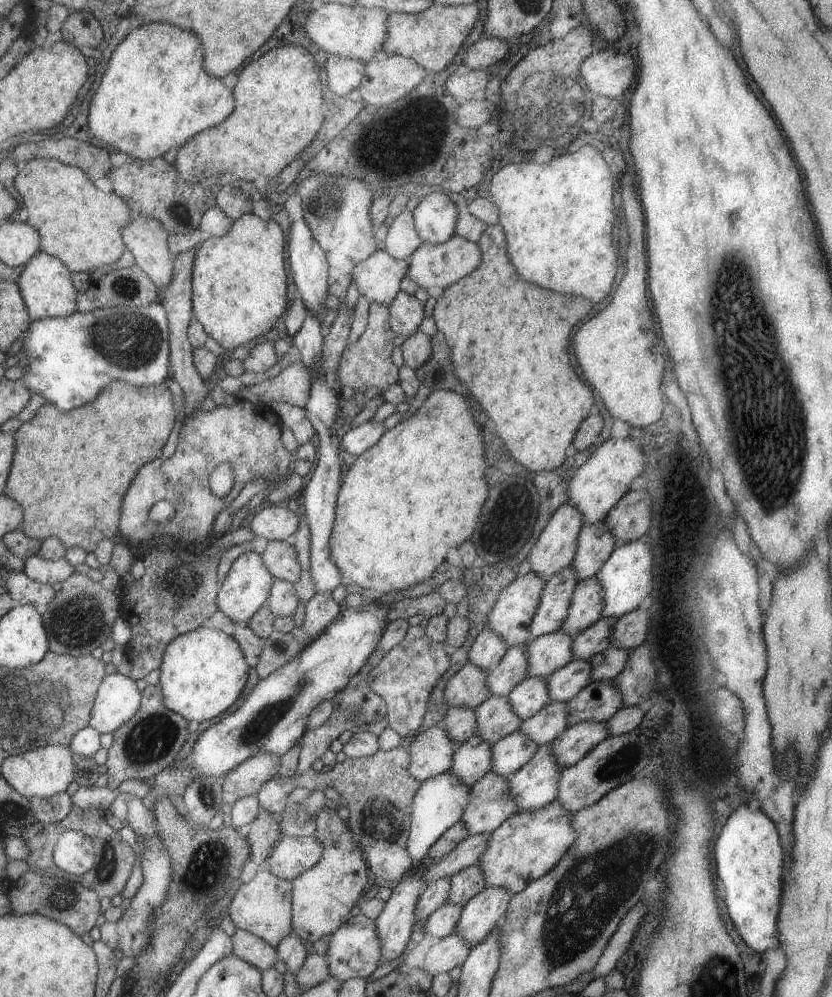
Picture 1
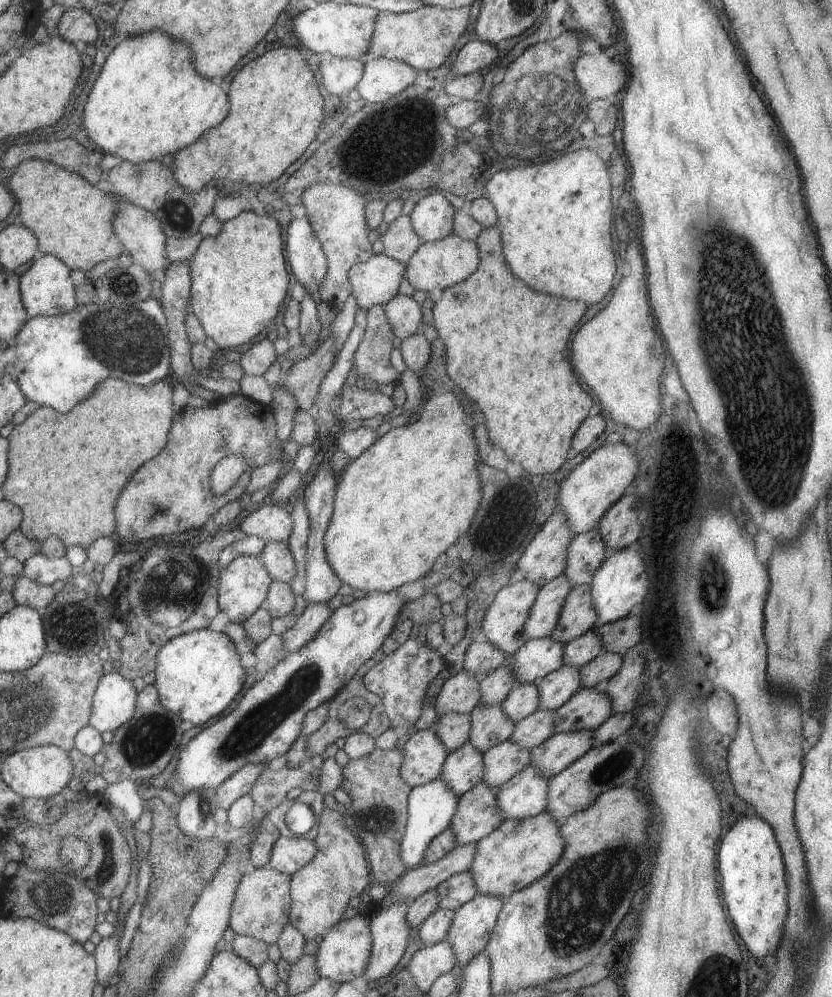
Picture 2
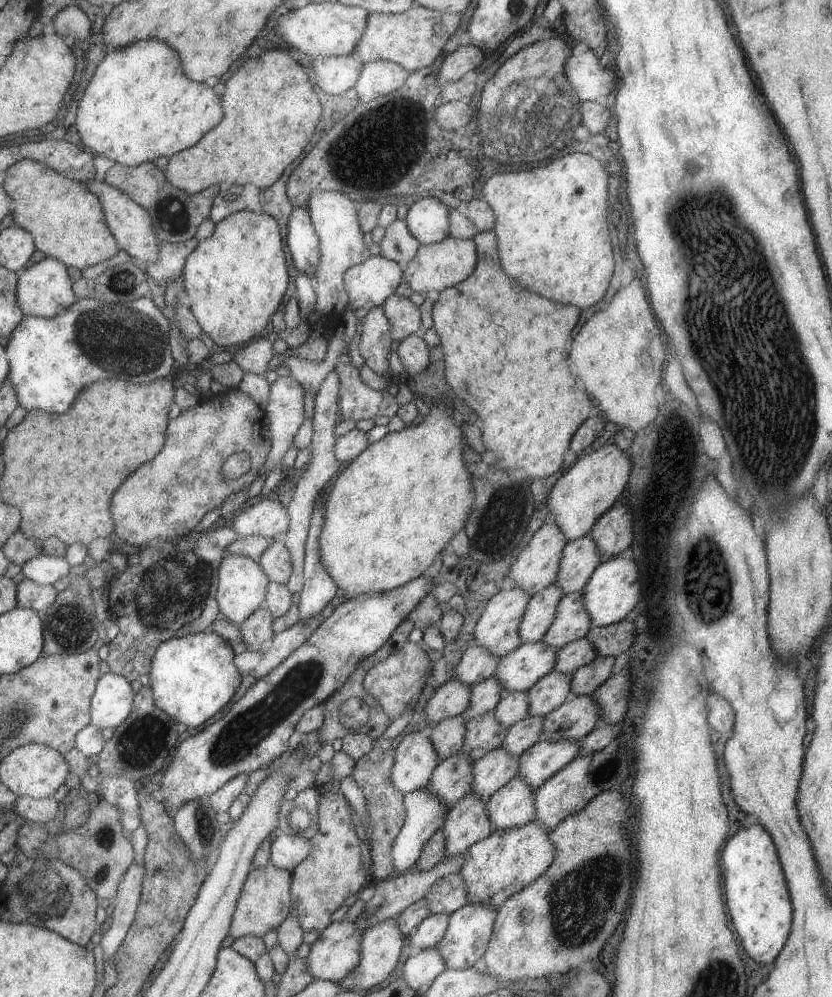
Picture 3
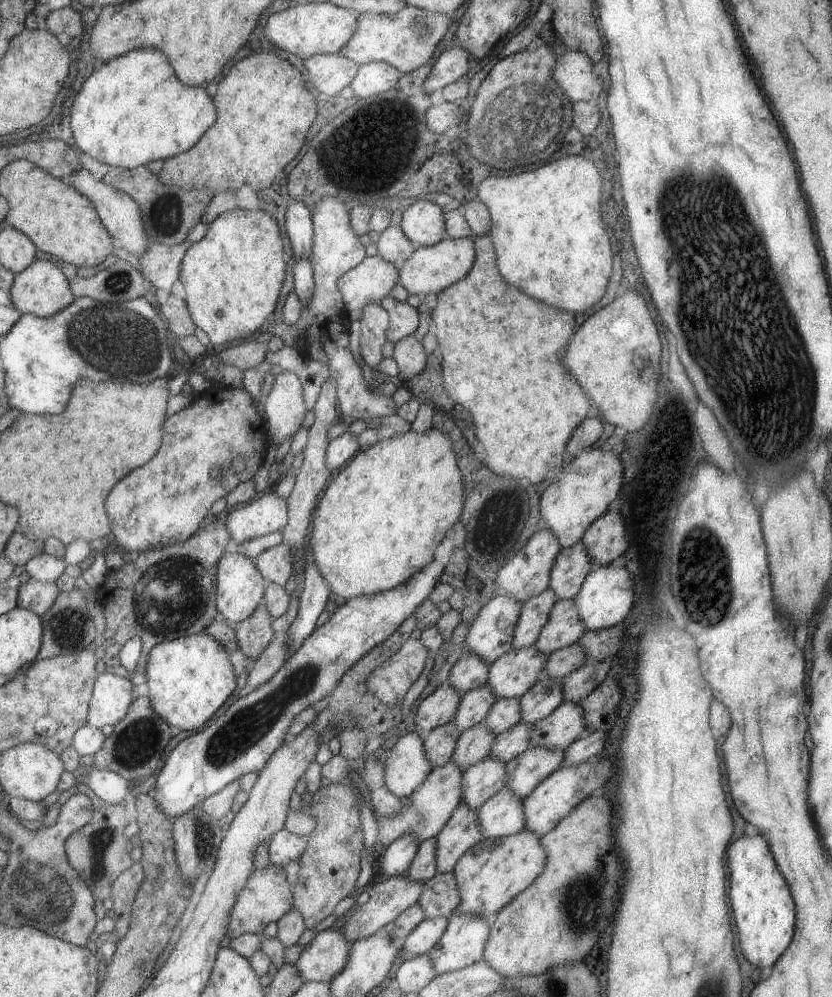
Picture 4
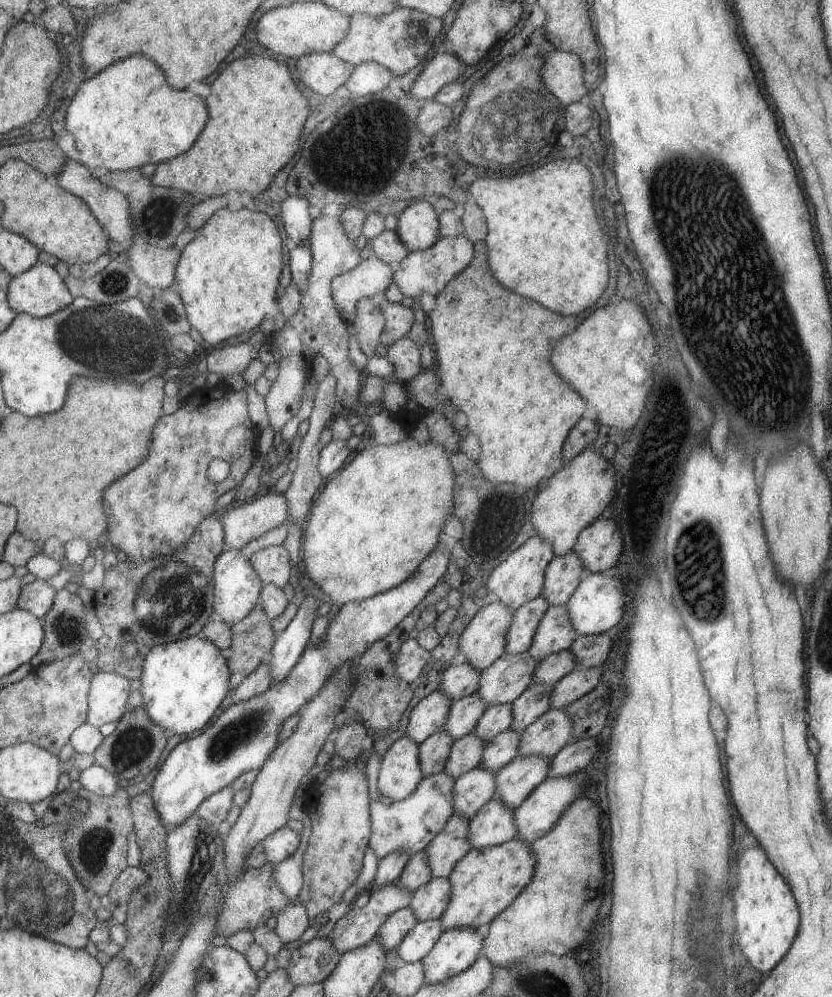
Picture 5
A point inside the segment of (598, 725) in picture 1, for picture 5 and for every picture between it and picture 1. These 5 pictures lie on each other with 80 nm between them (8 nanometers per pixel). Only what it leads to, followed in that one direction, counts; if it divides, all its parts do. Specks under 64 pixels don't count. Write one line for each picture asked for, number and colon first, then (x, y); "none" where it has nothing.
2: (556, 753)
3: (543, 759)
4: (524, 771)
5: (514, 781)

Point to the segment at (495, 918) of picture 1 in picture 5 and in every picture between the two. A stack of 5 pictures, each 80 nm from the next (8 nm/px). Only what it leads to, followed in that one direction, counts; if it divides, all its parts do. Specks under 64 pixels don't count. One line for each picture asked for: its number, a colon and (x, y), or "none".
2: (472, 923)
3: (463, 944)
4: (462, 943)
5: (455, 949)

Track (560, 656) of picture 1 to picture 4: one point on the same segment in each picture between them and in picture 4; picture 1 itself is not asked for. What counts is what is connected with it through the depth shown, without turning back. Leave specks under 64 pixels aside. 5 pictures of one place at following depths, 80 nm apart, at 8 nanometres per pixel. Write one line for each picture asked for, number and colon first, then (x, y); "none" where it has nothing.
2: (537, 657)
3: (517, 671)
4: (514, 672)

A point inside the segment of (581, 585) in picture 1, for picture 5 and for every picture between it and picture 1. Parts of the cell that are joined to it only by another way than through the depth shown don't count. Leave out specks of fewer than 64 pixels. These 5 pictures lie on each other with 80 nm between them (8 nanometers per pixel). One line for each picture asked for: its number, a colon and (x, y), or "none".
2: (577, 616)
3: (570, 622)
4: (564, 627)
5: (554, 632)

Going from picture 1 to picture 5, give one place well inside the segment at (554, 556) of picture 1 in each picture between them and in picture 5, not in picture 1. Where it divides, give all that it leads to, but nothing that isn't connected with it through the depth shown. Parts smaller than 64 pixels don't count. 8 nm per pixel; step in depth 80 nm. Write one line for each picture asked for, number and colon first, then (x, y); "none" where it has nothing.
2: (544, 558)
3: (535, 568)
4: (526, 573)
5: (519, 578)

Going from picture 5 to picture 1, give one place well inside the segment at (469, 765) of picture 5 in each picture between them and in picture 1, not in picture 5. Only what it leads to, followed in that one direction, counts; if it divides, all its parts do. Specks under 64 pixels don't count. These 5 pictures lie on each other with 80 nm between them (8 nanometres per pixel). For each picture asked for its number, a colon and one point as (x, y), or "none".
1: (494, 719)
2: (489, 726)
3: (482, 734)
4: (474, 743)

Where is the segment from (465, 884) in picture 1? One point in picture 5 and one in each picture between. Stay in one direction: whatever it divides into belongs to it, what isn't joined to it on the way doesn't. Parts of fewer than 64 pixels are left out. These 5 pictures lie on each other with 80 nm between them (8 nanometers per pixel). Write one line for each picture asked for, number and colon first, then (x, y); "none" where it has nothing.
2: (452, 893)
3: (447, 894)
4: (439, 897)
5: (428, 901)

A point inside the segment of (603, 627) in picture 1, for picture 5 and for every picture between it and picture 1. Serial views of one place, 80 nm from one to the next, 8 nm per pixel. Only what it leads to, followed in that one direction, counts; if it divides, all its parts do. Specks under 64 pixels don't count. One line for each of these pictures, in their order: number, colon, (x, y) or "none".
2: (581, 650)
3: (574, 655)
4: (560, 663)
5: (553, 667)

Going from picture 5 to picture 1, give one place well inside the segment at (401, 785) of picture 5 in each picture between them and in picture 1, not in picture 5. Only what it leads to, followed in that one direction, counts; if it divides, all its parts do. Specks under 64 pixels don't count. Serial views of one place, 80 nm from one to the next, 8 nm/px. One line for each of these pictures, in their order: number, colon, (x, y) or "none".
1: (430, 753)
2: (422, 755)
3: (414, 760)
4: (406, 768)

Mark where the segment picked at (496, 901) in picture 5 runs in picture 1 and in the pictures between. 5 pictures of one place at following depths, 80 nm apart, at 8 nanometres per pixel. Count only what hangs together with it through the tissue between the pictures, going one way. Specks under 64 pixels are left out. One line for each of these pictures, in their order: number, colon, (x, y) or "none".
1: (528, 844)
2: (517, 853)
3: (502, 864)
4: (488, 874)

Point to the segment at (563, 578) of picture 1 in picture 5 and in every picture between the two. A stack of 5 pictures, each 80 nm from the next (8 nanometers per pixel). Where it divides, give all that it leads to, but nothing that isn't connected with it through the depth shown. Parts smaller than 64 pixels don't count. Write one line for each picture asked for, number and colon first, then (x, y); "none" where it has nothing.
2: (543, 613)
3: (540, 610)
4: (533, 614)
5: (525, 618)

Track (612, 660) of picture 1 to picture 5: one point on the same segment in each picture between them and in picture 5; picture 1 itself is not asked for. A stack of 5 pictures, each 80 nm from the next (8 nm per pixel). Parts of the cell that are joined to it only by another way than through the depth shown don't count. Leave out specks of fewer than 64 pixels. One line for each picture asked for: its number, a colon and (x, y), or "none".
2: (594, 674)
3: (583, 682)
4: (578, 684)
5: (572, 686)

